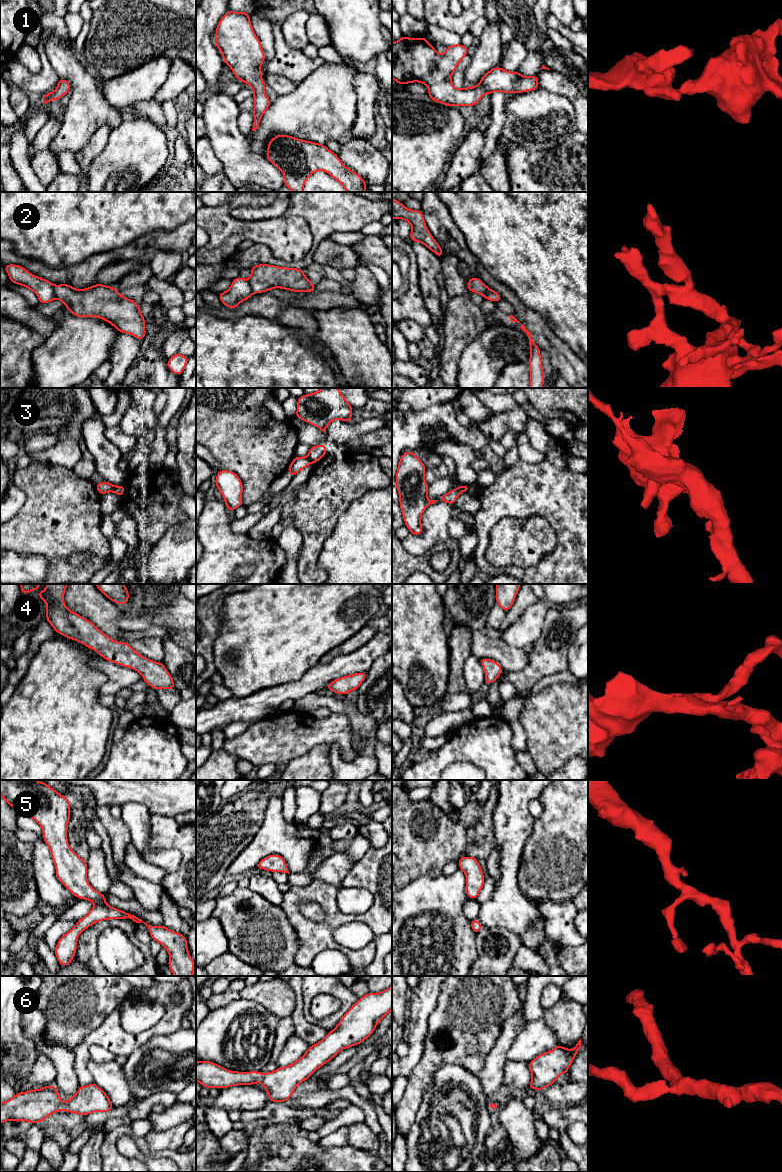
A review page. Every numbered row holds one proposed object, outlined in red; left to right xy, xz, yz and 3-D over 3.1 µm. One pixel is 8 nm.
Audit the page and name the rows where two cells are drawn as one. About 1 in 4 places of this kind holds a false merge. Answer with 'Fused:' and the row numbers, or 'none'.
Fused: 2, 3

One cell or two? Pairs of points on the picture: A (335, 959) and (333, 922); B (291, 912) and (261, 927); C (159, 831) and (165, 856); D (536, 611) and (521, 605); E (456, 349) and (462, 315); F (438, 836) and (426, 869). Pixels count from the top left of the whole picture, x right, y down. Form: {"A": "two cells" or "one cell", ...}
{"A": "two cells", "B": "two cells", "C": "two cells", "D": "two cells", "E": "one cell", "F": "one cell"}

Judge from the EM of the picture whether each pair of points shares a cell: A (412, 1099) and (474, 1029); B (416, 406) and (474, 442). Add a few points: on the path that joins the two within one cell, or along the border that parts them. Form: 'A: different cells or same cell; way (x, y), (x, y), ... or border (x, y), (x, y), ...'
A: same cell; way (418, 1080), (445, 1051), (455, 1047)
B: different cells; border (444, 401), (432, 404), (418, 411), (412, 410)

